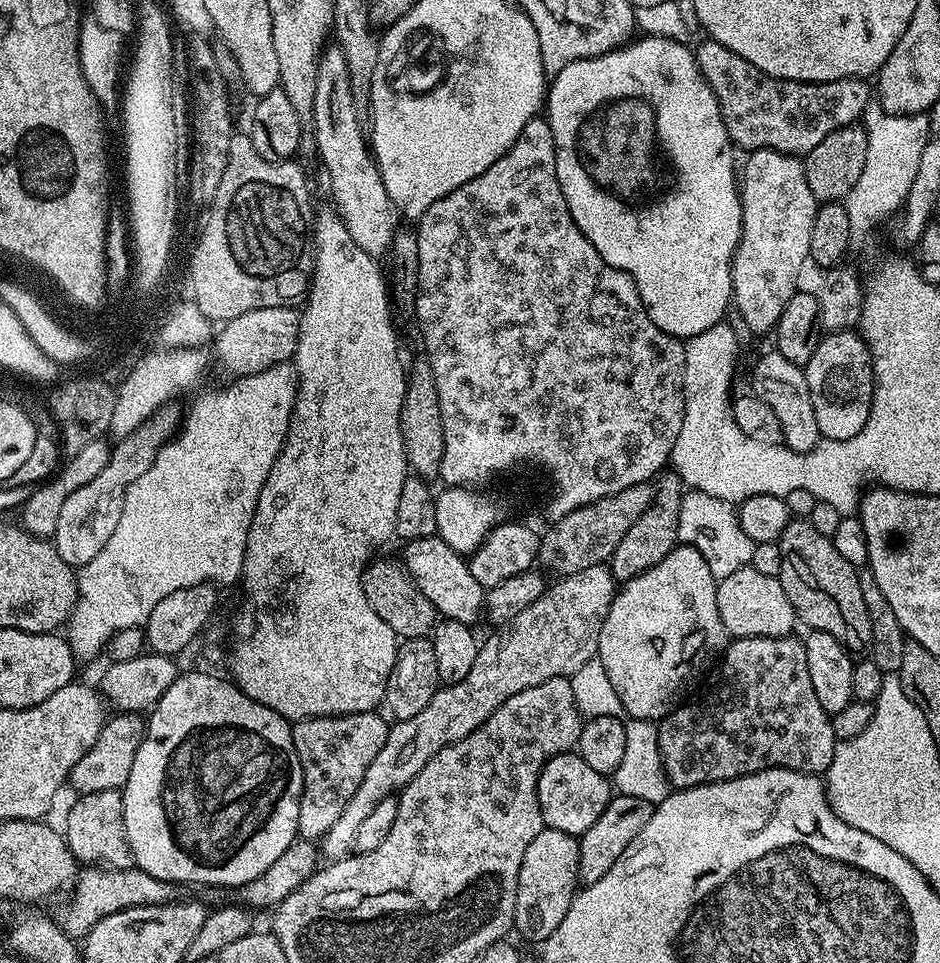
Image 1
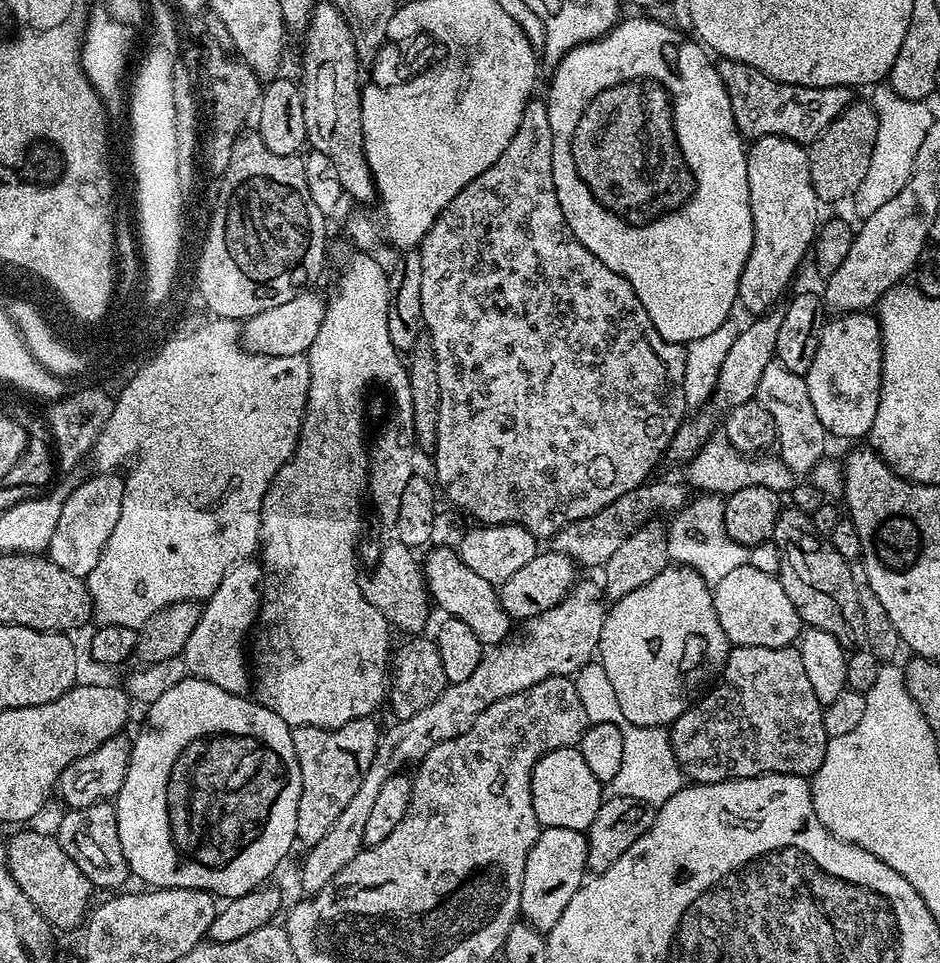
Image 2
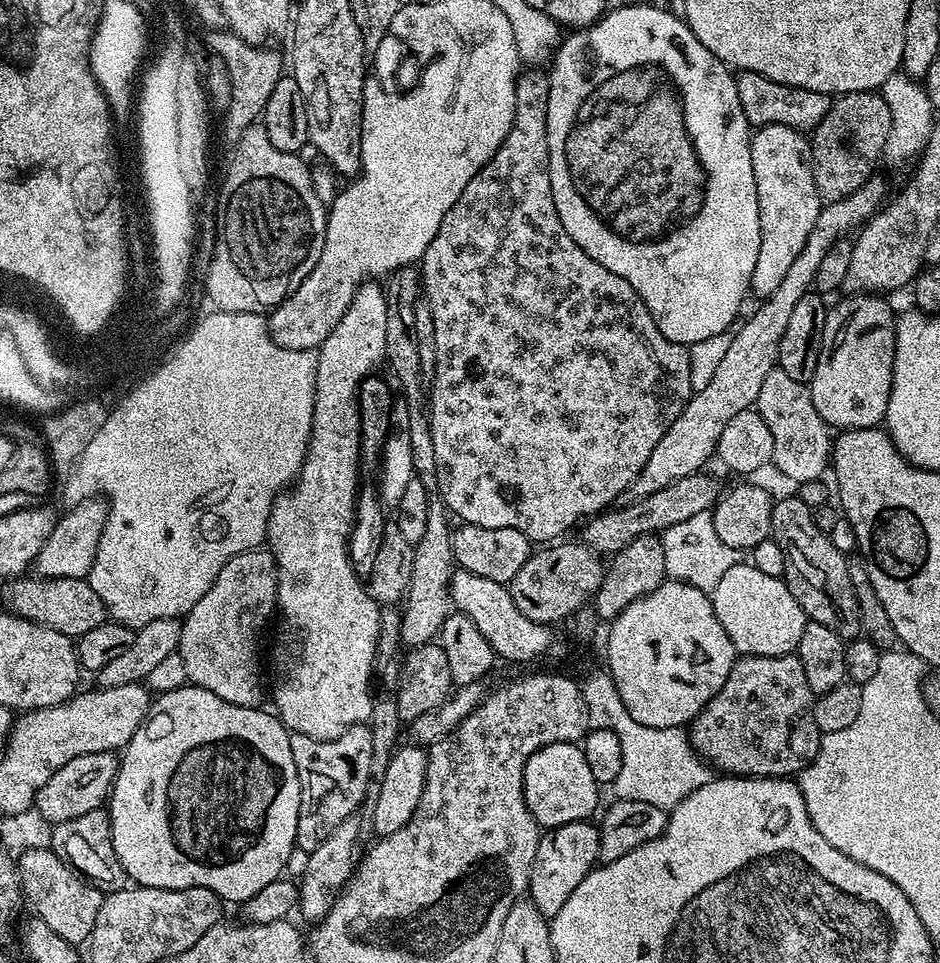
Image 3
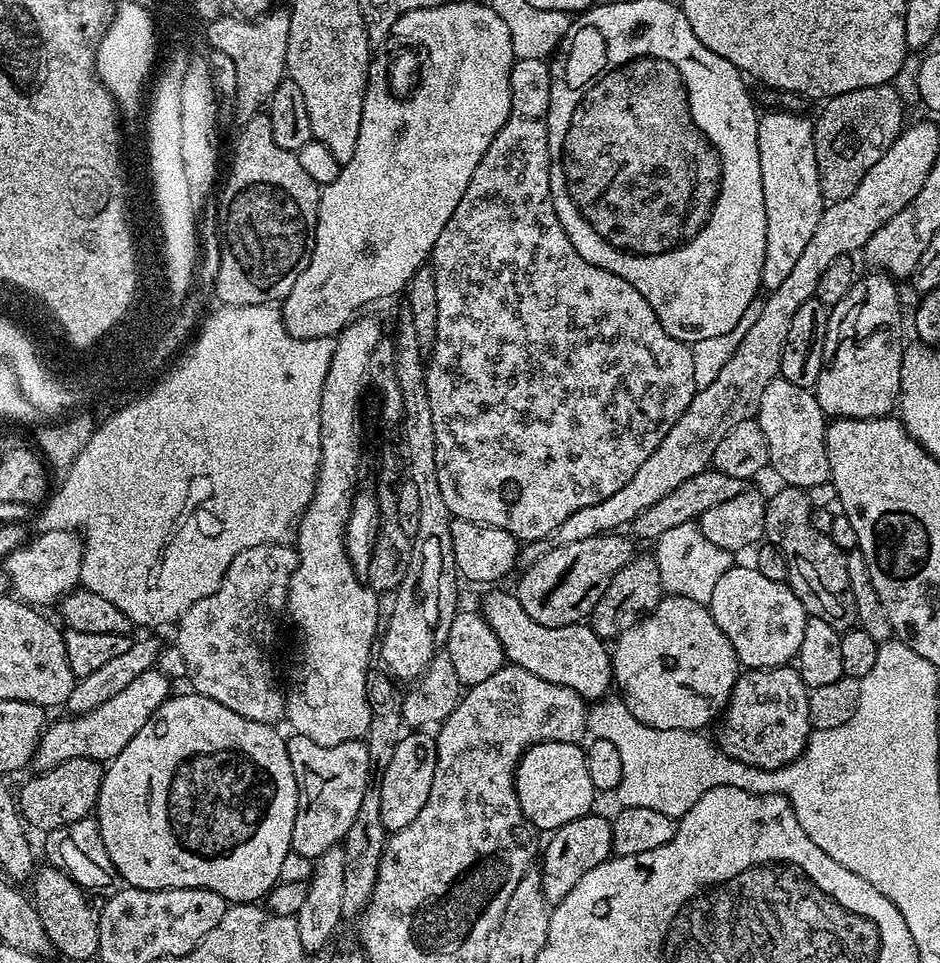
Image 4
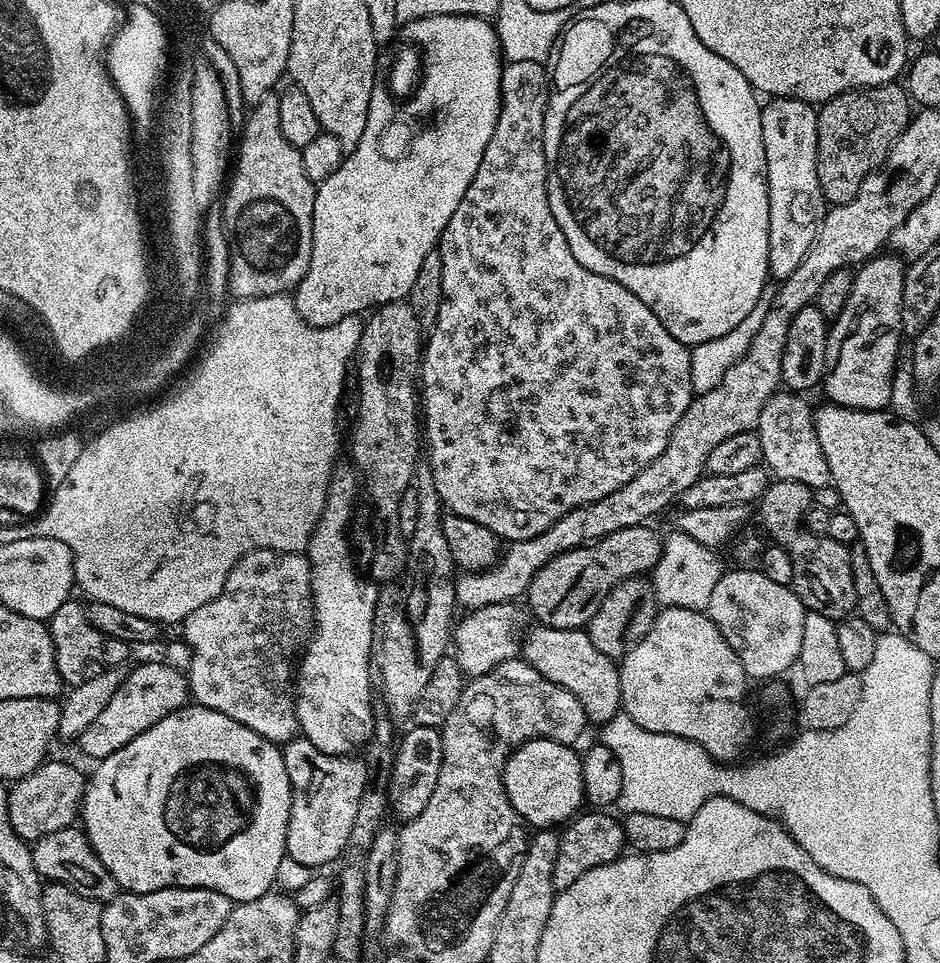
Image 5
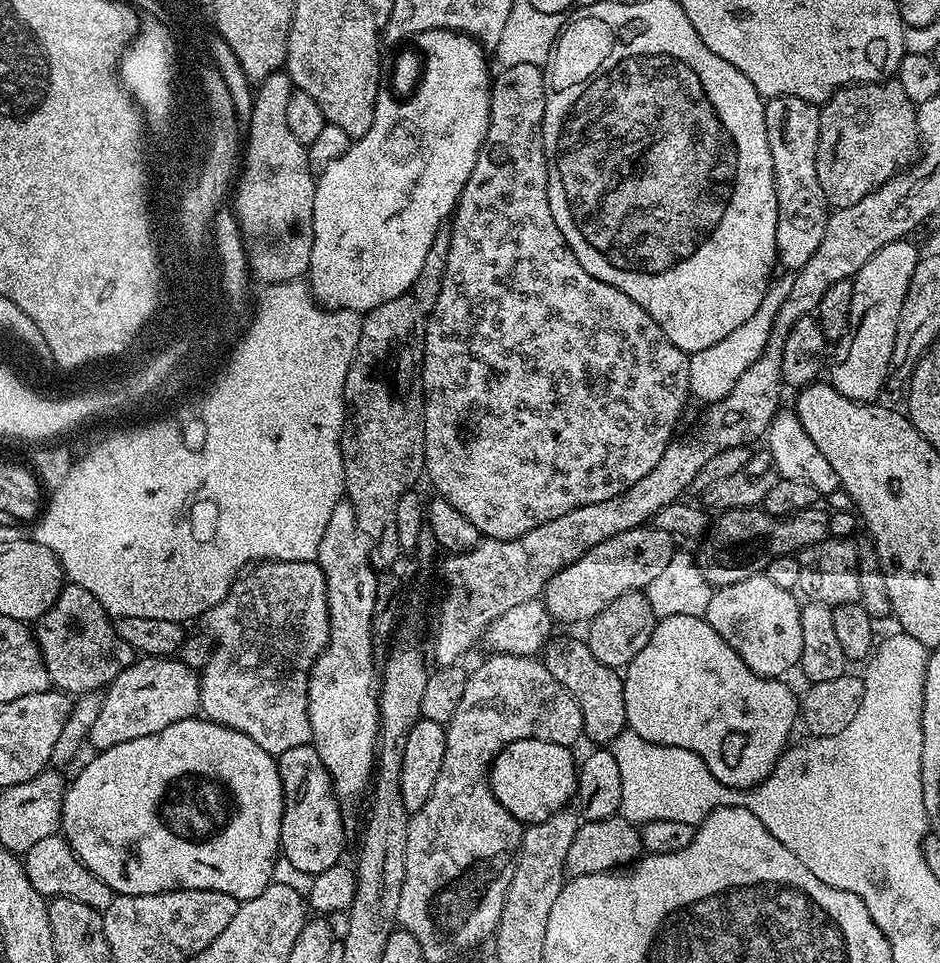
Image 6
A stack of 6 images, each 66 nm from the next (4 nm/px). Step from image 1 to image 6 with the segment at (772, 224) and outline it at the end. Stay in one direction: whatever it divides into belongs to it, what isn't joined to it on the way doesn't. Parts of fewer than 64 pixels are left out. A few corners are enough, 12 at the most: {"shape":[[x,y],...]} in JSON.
{"shape":[[773,96],[776,258],[806,266],[830,215],[816,169],[820,108]]}

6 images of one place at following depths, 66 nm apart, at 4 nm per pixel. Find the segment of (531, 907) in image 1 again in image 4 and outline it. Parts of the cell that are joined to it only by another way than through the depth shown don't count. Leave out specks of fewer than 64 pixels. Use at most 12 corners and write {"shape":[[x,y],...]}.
{"shape":[[589,814],[557,828],[538,871],[560,904],[613,855],[612,821]]}

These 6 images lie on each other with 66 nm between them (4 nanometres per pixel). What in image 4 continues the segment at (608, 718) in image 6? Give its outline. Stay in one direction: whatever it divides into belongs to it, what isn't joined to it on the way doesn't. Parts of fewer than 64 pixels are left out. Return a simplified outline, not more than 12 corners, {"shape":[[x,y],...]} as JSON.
{"shape":[[513,593],[480,612],[509,665],[585,702],[614,684],[610,648],[584,622],[543,626]]}

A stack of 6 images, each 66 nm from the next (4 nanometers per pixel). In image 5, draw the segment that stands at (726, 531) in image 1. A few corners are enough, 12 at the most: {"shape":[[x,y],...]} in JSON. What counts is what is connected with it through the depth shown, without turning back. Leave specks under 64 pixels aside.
{"shape":[[690,534],[665,535],[657,605],[708,609],[726,565]]}

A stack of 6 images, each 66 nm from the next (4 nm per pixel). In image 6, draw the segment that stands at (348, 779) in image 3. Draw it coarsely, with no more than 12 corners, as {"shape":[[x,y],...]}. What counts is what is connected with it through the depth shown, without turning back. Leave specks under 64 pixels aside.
{"shape":[[311,744],[278,757],[280,852],[308,878],[341,863],[344,816]]}

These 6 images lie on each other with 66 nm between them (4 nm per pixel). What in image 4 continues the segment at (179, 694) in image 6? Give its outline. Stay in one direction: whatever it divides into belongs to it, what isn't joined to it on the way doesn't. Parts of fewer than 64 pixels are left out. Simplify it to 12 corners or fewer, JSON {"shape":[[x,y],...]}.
{"shape":[[153,667],[84,715],[45,727],[31,767],[111,762],[170,695]]}

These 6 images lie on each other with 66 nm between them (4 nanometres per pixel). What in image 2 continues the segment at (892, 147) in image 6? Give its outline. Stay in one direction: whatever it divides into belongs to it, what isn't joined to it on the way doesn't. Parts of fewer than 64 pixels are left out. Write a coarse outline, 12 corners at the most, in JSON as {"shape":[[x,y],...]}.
{"shape":[[853,102],[808,148],[817,201],[855,197],[878,118]]}

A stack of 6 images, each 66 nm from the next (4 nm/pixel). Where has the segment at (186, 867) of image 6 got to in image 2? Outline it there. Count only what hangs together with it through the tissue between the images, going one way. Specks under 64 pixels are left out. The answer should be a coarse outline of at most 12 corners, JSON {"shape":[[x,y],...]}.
{"shape":[[187,675],[114,797],[141,885],[253,892],[297,843],[292,729]]}

